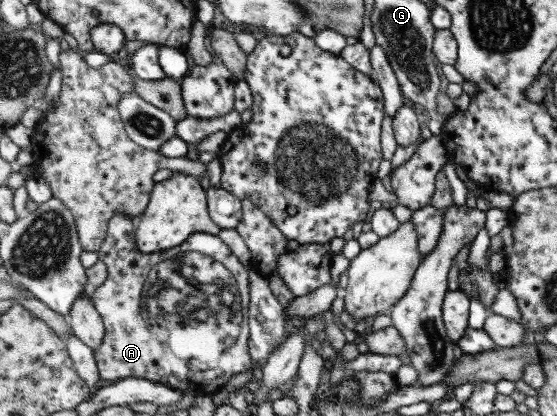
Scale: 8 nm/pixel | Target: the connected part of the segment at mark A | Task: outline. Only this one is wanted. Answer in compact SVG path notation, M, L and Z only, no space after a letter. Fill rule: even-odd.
M114 213L107 221L105 238L102 240L98 251L97 259L106 267L106 280L97 288L90 289L90 301L96 311L100 314L104 328L104 337L101 343L93 351L96 370L102 384L113 383L124 378L145 379L160 385L168 385L171 388L191 391L194 396L212 395L226 382L232 375L247 371L251 367L250 355L248 355L247 339L248 326L246 323L246 313L248 309L248 277L247 271L240 264L230 249L218 238L218 236L208 233L190 233L188 239L176 247L166 249L158 253L140 253L135 246L134 227L131 218L124 213Z

